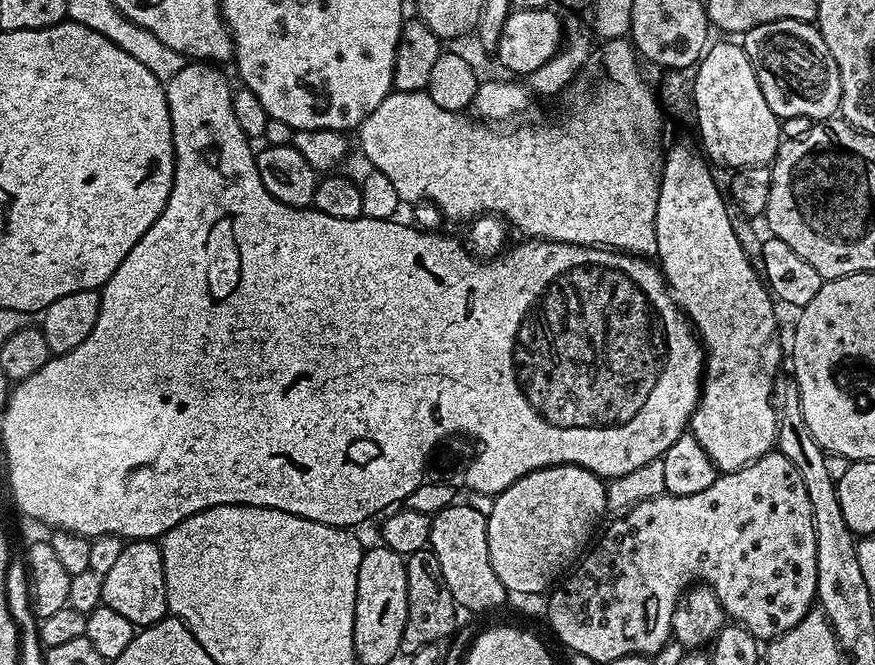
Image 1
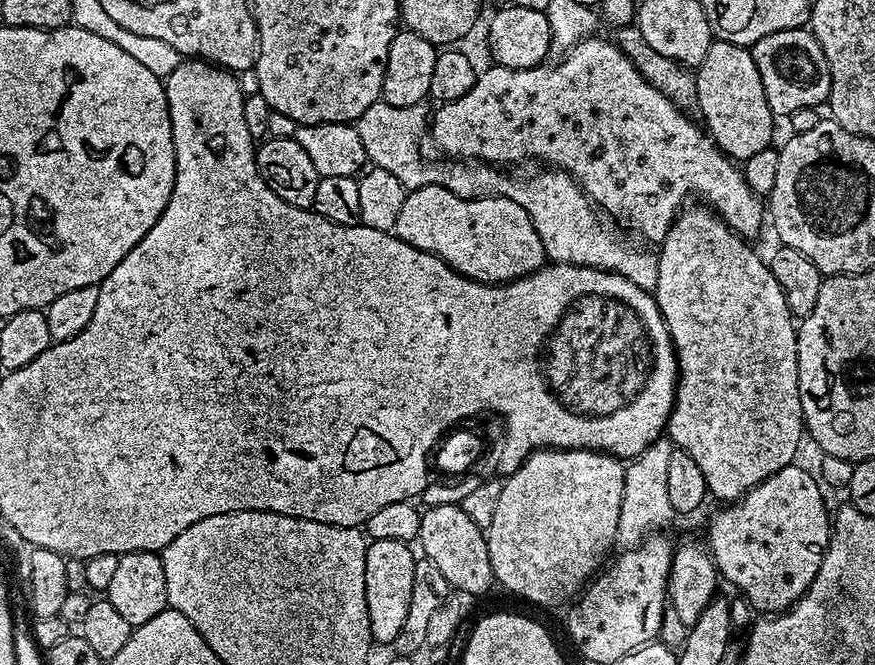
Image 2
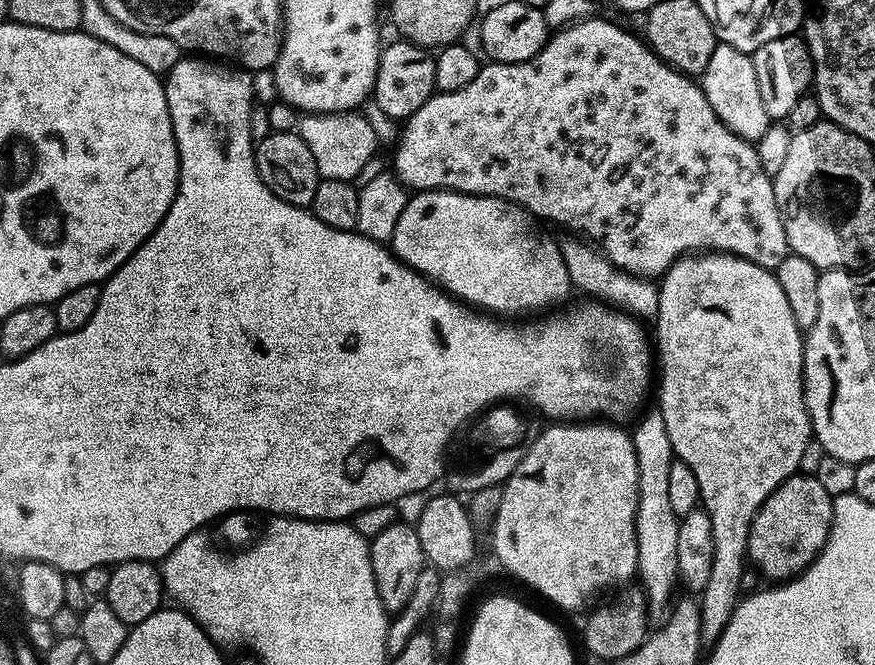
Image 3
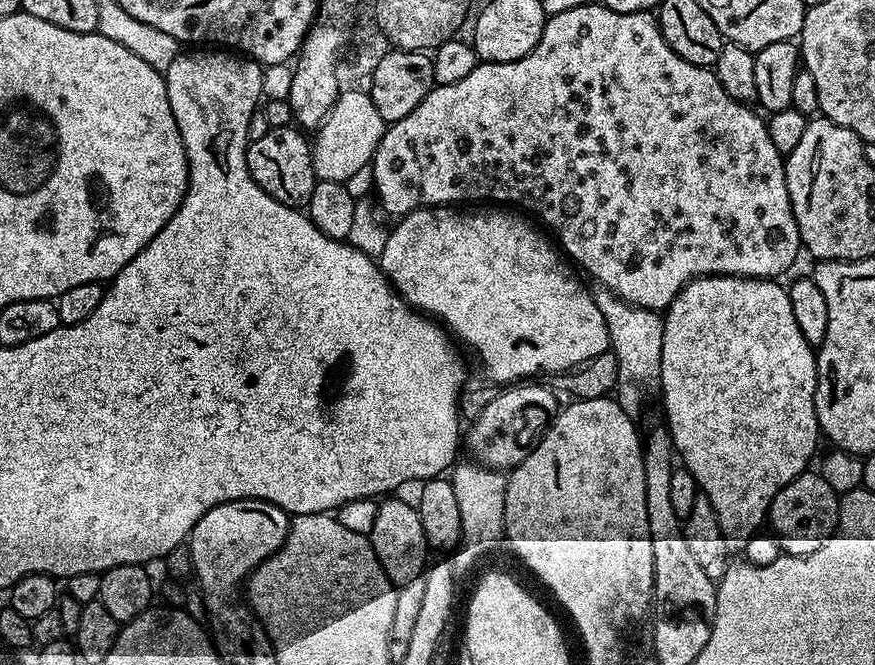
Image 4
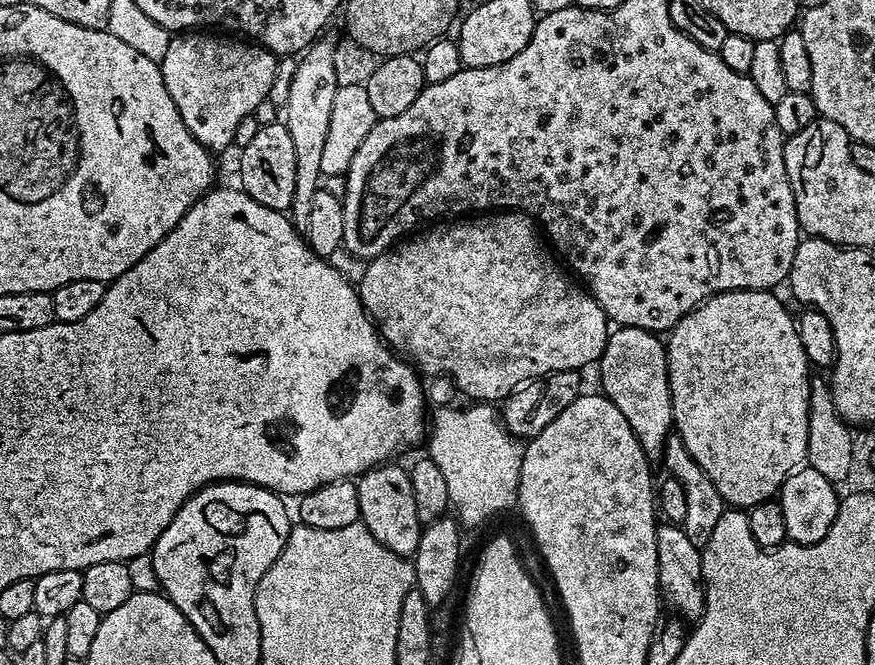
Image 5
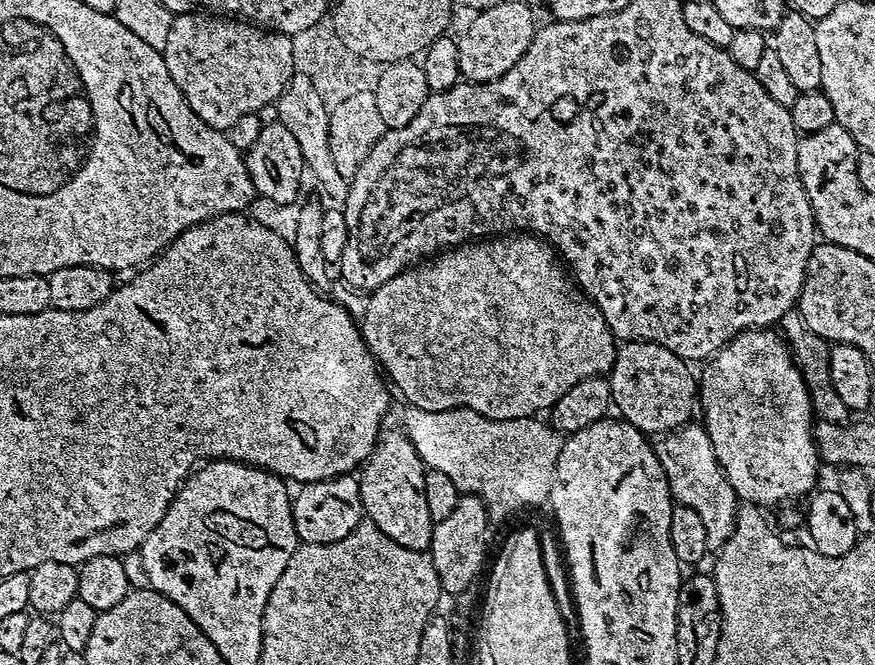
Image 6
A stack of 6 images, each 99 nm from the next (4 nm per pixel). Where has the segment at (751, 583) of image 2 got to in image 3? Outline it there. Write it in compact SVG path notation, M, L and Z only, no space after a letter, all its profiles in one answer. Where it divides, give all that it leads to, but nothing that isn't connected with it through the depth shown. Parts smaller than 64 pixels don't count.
M814 478L800 479L782 482L782 486L766 498L750 526L747 559L768 582L790 580L809 568L816 559L816 553L824 549L828 531L832 529L834 497L822 490L822 482Z

